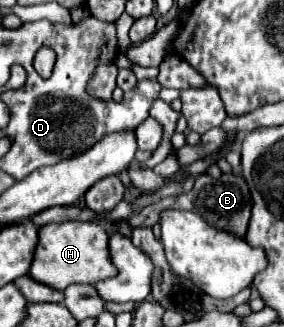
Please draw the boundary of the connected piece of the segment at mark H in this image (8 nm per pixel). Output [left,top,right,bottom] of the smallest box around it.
[28,222,116,290]

